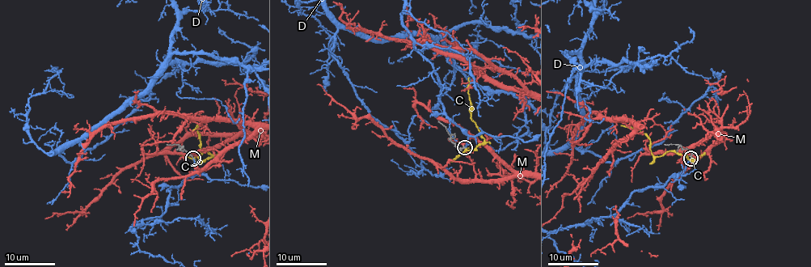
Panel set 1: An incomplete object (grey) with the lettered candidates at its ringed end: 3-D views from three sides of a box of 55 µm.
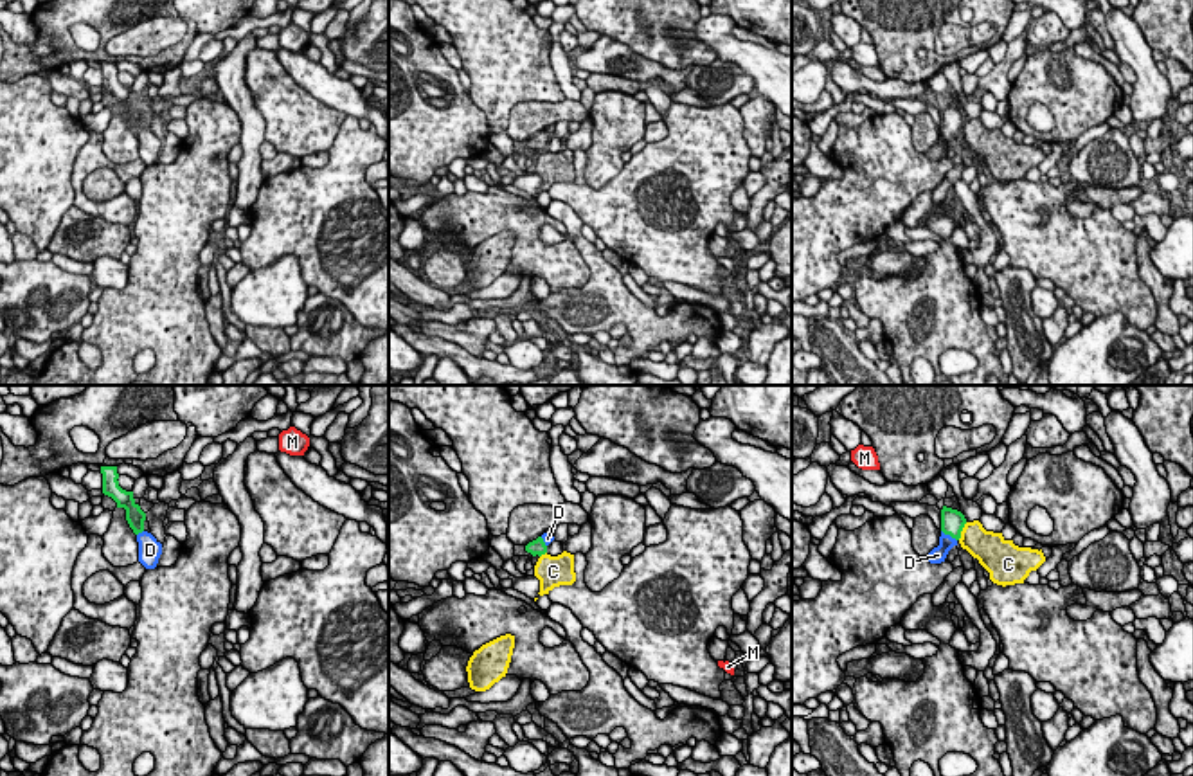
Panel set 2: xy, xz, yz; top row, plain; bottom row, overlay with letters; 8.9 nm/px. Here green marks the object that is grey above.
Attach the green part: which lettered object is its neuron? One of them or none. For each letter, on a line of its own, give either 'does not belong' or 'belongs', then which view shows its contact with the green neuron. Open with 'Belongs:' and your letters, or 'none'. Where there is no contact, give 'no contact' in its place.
Belongs: D
C: does not belong | yz
D: belongs | yz
M: does not belong | no contact

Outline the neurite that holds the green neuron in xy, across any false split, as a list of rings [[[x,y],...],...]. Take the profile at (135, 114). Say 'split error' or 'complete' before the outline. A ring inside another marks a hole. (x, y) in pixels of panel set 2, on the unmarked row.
split error; [[[101,63],[103,90],[117,99],[117,104],[126,106],[126,117],[139,139],[139,158],[146,166],[155,166],[162,151],[162,140],[144,126],[146,110],[133,95],[133,88],[126,88],[119,83],[117,63]]]

